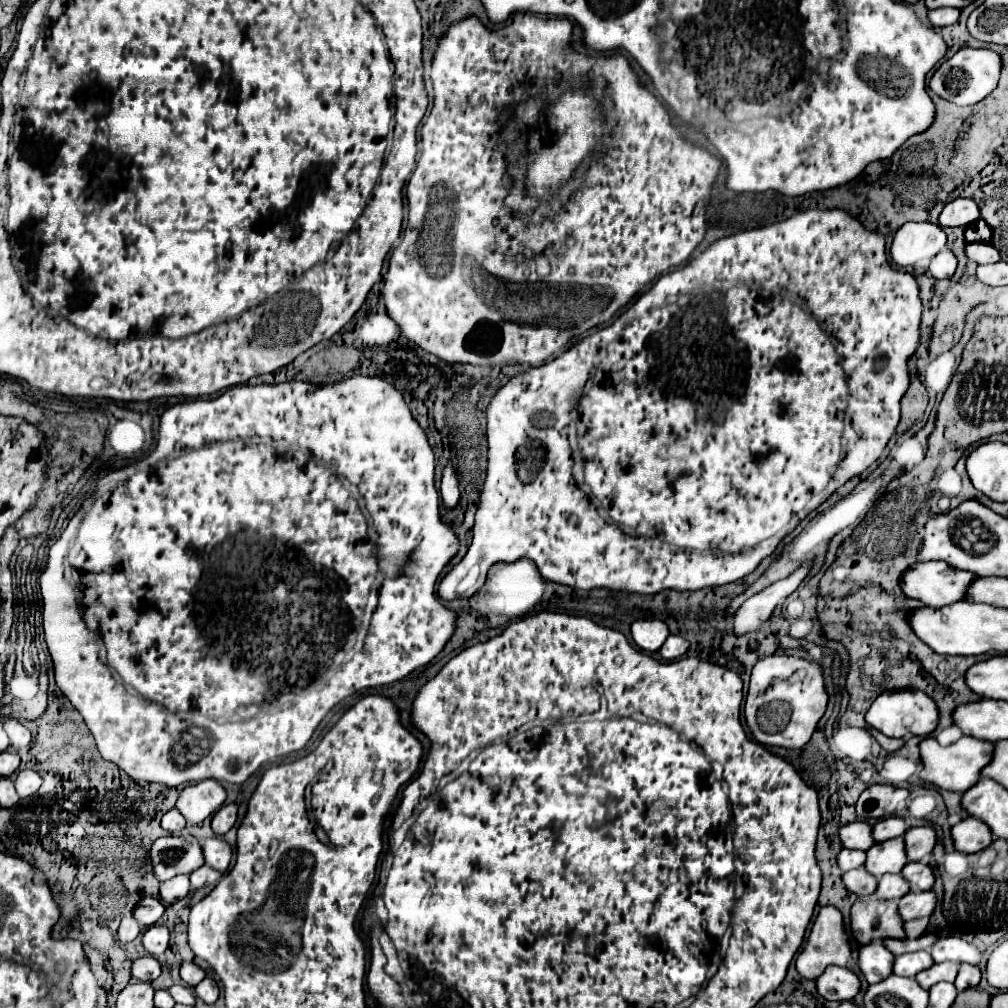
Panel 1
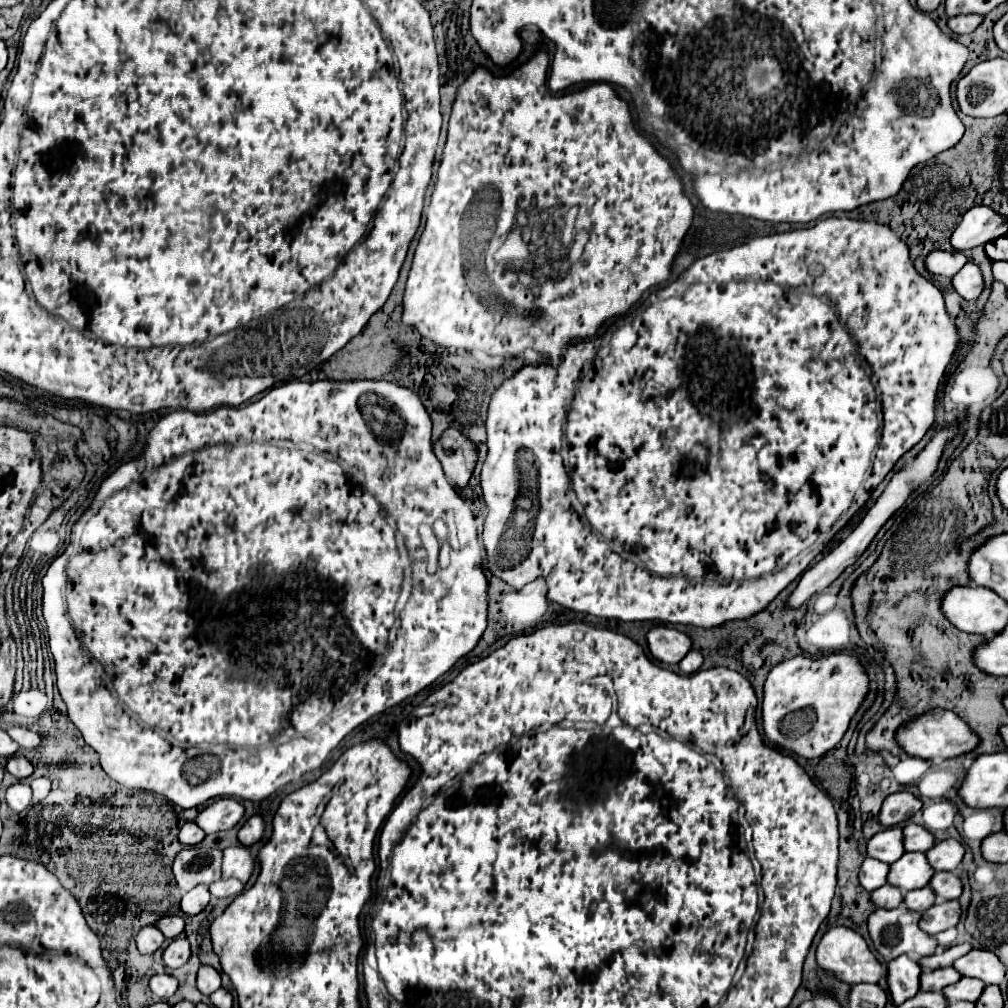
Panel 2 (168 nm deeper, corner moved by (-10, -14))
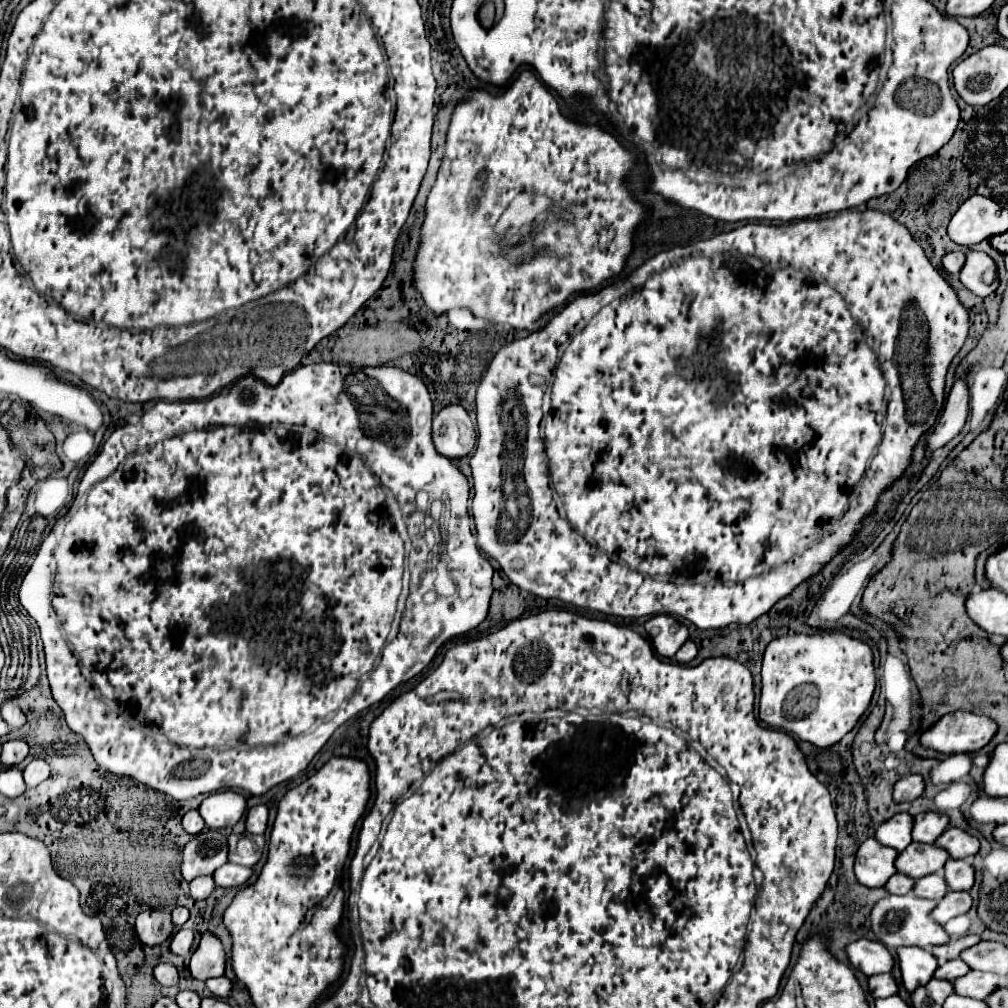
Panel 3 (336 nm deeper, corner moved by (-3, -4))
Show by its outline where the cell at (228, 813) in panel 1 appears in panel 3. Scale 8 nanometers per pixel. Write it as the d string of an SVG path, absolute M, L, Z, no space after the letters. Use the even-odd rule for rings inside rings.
M265 805L251 807L247 813L247 819L245 819L245 829L249 833L265 833L267 819L269 819L269 811Z

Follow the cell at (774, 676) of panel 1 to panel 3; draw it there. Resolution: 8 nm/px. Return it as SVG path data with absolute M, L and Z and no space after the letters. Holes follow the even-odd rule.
M819 633L819 635L789 635L773 639L763 657L761 671L761 701L759 719L769 727L783 729L801 741L809 741L815 747L829 747L843 739L853 729L857 719L865 713L875 689L873 653L871 647L843 633Z

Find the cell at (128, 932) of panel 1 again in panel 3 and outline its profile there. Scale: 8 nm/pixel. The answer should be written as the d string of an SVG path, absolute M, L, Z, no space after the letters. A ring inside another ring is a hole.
M143 911L137 915L135 931L141 943L159 945L173 933L171 915L165 911Z

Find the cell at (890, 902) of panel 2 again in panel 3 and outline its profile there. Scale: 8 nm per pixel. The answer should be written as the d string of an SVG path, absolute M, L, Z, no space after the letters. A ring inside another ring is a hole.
M895 873L887 883L885 883L885 889L889 891L889 893L893 893L893 895L905 895L905 893L909 893L911 889L913 889L913 879L911 877L905 877L905 875L901 875L901 873Z

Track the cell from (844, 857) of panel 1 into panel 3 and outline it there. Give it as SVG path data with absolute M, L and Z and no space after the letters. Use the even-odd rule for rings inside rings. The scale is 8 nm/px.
M873 837L867 839L855 857L855 875L865 887L883 887L887 879L895 873L893 861L897 851L879 845Z

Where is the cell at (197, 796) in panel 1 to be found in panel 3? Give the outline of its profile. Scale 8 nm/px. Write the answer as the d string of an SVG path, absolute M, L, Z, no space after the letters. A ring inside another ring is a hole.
M227 789L211 793L207 799L203 799L203 803L199 805L199 813L207 827L223 829L233 827L241 819L245 807L245 797Z

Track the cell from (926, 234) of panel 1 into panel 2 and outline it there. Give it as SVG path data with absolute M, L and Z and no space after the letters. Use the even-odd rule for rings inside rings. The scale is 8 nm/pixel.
M932 251L926 257L926 267L934 275L944 275L944 277L954 277L964 265L966 265L966 255L964 253L948 253L948 251Z

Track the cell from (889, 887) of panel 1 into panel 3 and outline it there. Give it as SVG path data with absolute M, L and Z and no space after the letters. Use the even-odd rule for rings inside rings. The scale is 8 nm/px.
M941 871L921 877L913 885L913 895L923 897L923 899L939 901L939 897L943 897L943 893L947 893L947 883L945 883L945 877Z

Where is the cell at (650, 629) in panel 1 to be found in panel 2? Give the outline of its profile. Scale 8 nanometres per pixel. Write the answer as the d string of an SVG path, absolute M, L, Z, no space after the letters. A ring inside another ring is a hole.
M654 627L648 633L648 647L652 657L666 665L674 665L686 657L686 653L692 649L692 641L678 629Z

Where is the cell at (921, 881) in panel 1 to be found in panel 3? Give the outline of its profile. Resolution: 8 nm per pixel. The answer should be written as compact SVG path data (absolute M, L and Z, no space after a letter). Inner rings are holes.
M949 859L943 867L943 875L945 875L949 889L953 889L953 891L969 891L975 881L975 873L973 873L973 867L969 861Z

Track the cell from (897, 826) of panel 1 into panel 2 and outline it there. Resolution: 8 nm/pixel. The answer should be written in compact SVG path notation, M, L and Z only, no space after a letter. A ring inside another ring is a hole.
M910 823L904 827L904 849L906 851L926 853L930 847L934 847L934 843L936 843L936 837L922 825Z

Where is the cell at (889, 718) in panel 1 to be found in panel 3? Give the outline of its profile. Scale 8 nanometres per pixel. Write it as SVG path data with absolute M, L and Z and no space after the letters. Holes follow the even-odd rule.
M955 711L943 715L935 725L919 735L919 743L925 749L935 749L939 753L969 753L979 751L995 735L997 725L993 719L977 713Z

